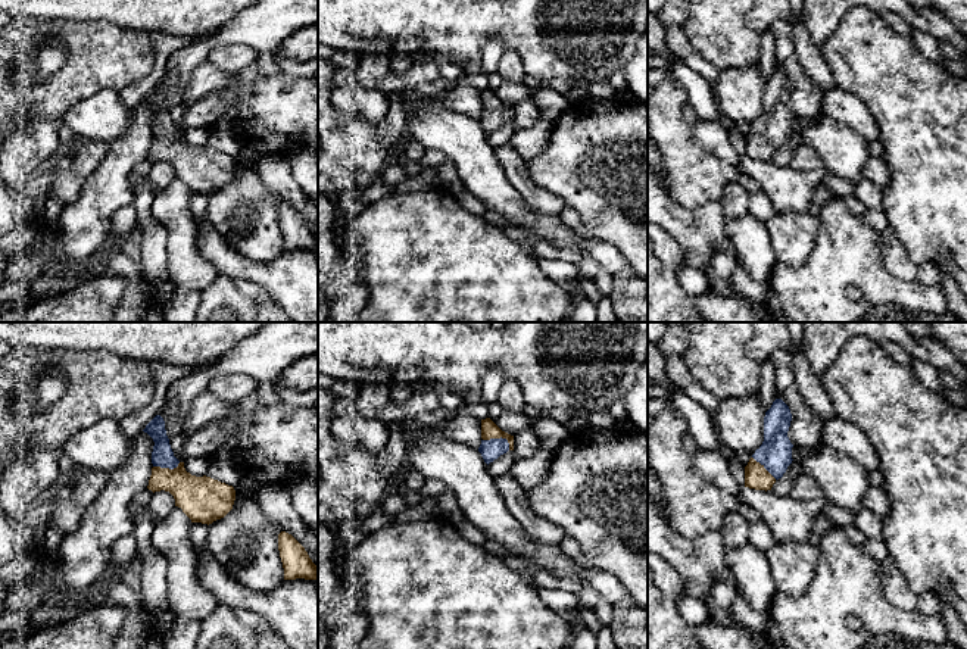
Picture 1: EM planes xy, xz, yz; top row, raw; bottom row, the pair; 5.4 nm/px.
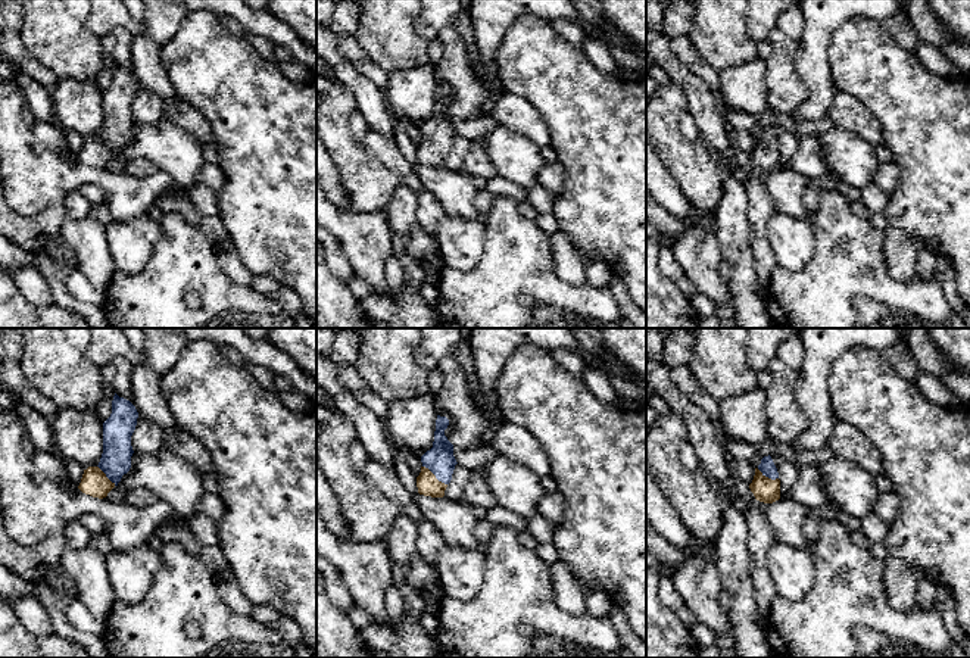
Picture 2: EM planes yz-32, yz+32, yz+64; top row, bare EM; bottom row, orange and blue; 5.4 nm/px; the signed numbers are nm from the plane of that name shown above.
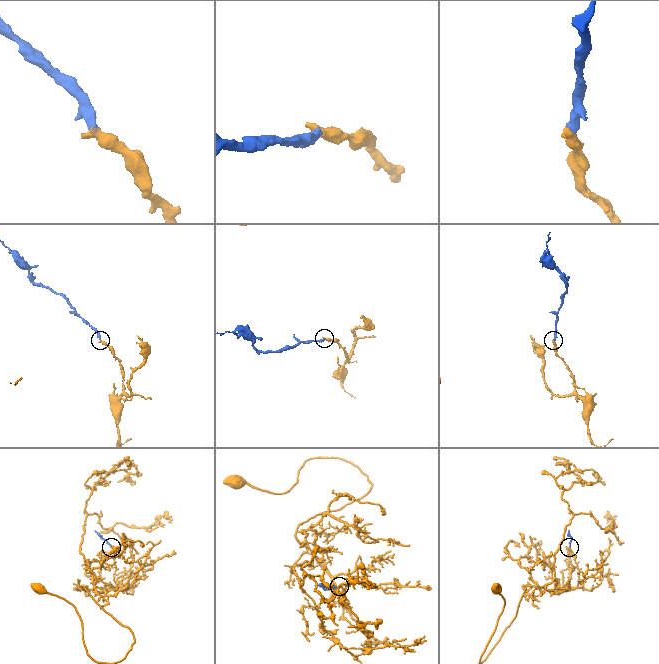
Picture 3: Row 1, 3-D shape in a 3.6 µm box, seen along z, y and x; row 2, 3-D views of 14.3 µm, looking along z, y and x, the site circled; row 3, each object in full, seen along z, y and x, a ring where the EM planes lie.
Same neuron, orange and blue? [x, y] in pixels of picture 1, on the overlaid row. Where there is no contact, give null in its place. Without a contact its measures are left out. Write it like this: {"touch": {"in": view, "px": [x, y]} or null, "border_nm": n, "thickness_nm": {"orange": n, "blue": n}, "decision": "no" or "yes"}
{"touch": {"in": "xz", "px": [499, 437]}, "border_nm": 160, "thickness_nm": {"orange": 100, "blue": 110}, "decision": "yes"}

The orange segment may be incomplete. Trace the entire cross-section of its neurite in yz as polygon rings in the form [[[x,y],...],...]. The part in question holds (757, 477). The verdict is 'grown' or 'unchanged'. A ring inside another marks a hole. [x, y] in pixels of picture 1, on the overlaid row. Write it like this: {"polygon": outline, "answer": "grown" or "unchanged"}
{"polygon": [[[776,399],[764,416],[764,441],[745,467],[745,487],[771,490],[792,464],[792,447],[787,437],[792,414],[789,406]]], "answer": "grown"}

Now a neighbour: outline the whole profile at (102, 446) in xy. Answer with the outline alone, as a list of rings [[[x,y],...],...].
[[[103,419],[74,433],[60,447],[82,471],[112,472],[121,467],[131,452],[128,439],[119,422]]]

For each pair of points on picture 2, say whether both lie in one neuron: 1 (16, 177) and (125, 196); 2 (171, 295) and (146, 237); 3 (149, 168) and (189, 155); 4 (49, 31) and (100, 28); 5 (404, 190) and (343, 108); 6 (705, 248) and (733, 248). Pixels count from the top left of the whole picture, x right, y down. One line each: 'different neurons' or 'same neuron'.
1: same neuron
2: different neurons
3: different neurons
4: different neurons
5: different neurons
6: different neurons

